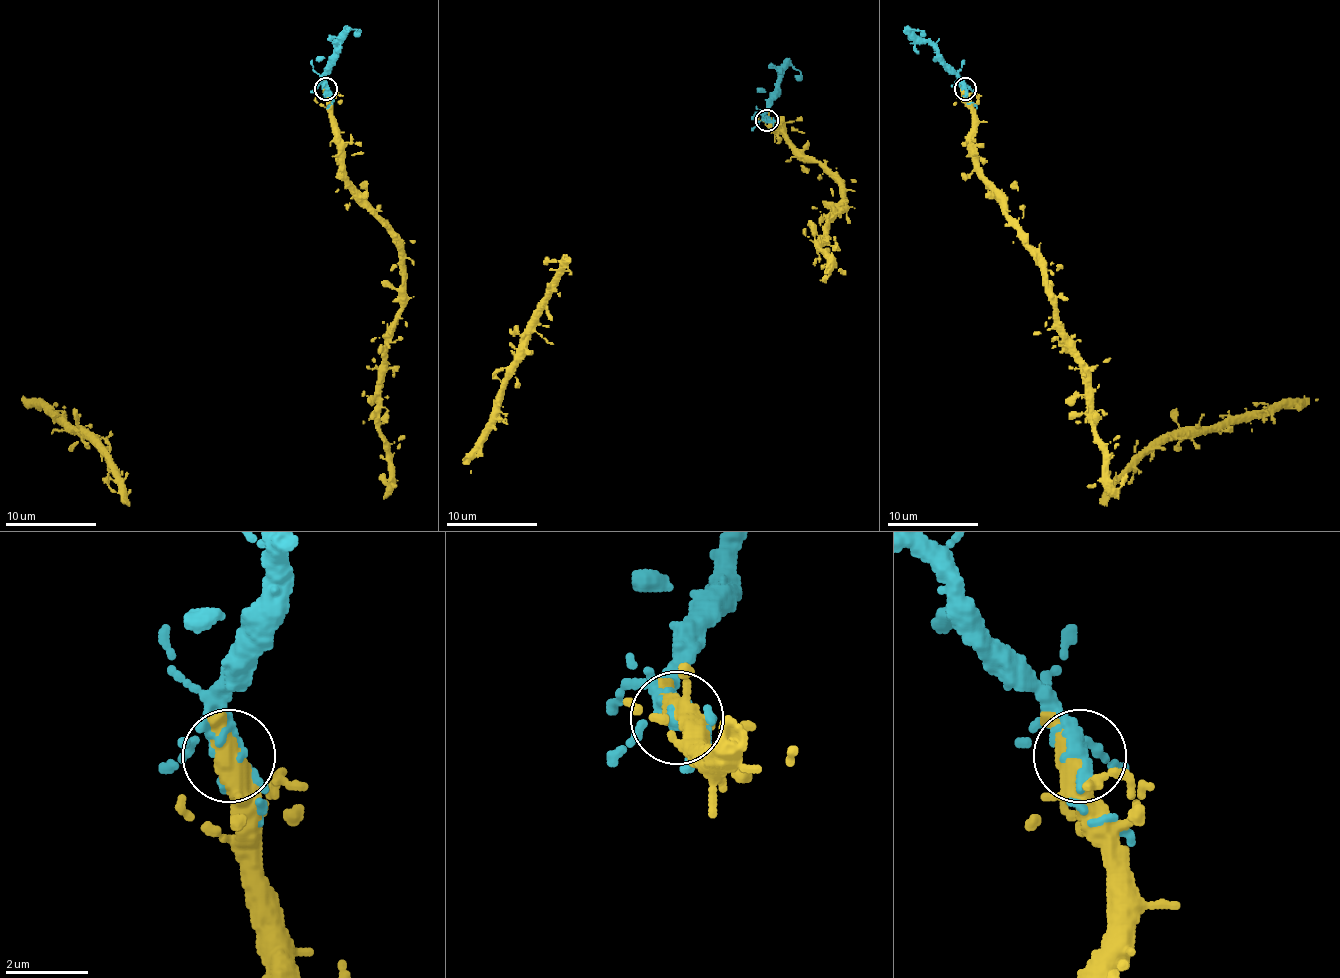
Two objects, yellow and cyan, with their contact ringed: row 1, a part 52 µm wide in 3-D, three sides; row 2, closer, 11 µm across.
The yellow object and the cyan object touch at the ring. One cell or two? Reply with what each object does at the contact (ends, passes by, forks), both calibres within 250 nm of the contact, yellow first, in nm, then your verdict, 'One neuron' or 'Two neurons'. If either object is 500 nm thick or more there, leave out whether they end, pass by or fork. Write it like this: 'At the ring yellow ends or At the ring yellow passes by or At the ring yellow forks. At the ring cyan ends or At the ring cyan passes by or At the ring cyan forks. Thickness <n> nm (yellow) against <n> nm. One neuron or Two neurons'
At the ring yellow passes by. At the ring cyan forks. Thickness 460 nm (yellow) against 340 nm. One neuron

